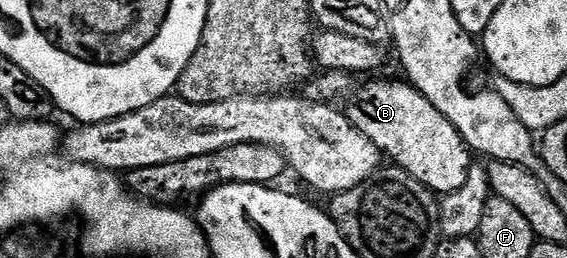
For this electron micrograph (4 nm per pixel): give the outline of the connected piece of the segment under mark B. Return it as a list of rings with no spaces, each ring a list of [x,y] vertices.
[[[376,79],[358,91],[356,88],[344,104],[343,110],[351,125],[371,140],[386,160],[411,173],[415,181],[438,196],[444,197],[455,189],[463,189],[471,166],[471,152],[459,129],[455,129],[455,125],[451,125],[451,121],[447,121],[447,117],[443,117],[427,97],[423,97],[423,93],[416,91],[412,83]]]

